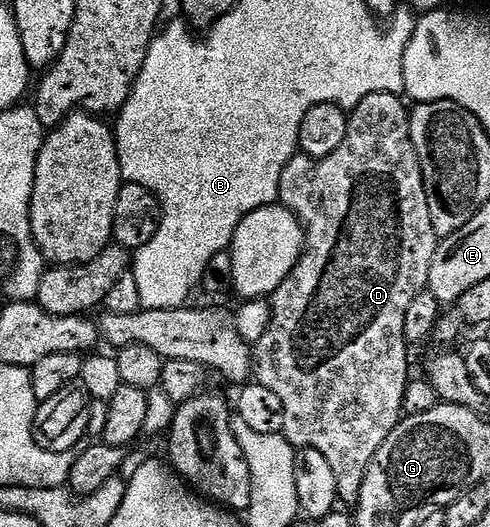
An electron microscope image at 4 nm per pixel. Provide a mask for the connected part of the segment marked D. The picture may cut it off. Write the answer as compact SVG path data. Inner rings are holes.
M395 94L367 96L367 100L359 103L348 115L347 136L343 140L343 144L339 144L339 148L335 148L335 152L331 152L331 156L316 162L314 159L308 158L306 154L298 153L287 164L287 168L283 168L283 176L279 184L279 202L301 222L305 232L305 249L301 251L301 258L298 260L297 266L287 276L287 280L283 280L283 284L279 284L277 291L271 295L269 327L263 332L263 336L256 342L255 349L252 351L256 385L275 392L275 396L279 396L283 406L289 406L289 414L293 414L293 418L289 418L289 430L292 431L288 436L289 441L298 447L309 447L323 454L335 474L338 499L342 503L346 502L349 508L356 507L359 492L363 488L363 480L367 476L367 468L379 452L383 440L387 440L387 436L391 436L391 432L403 417L405 387L411 381L411 375L409 375L410 347L405 340L405 317L407 308L411 308L415 296L419 293L417 278L428 279L433 257L439 245L439 235L431 224L431 212L425 195L425 181L421 175L421 162L417 159L417 149L411 140L410 111L407 106L405 110L401 100ZM361 172L371 172L371 174L381 172L387 178L387 186L383 186L383 194L381 192L379 194L361 192Z

